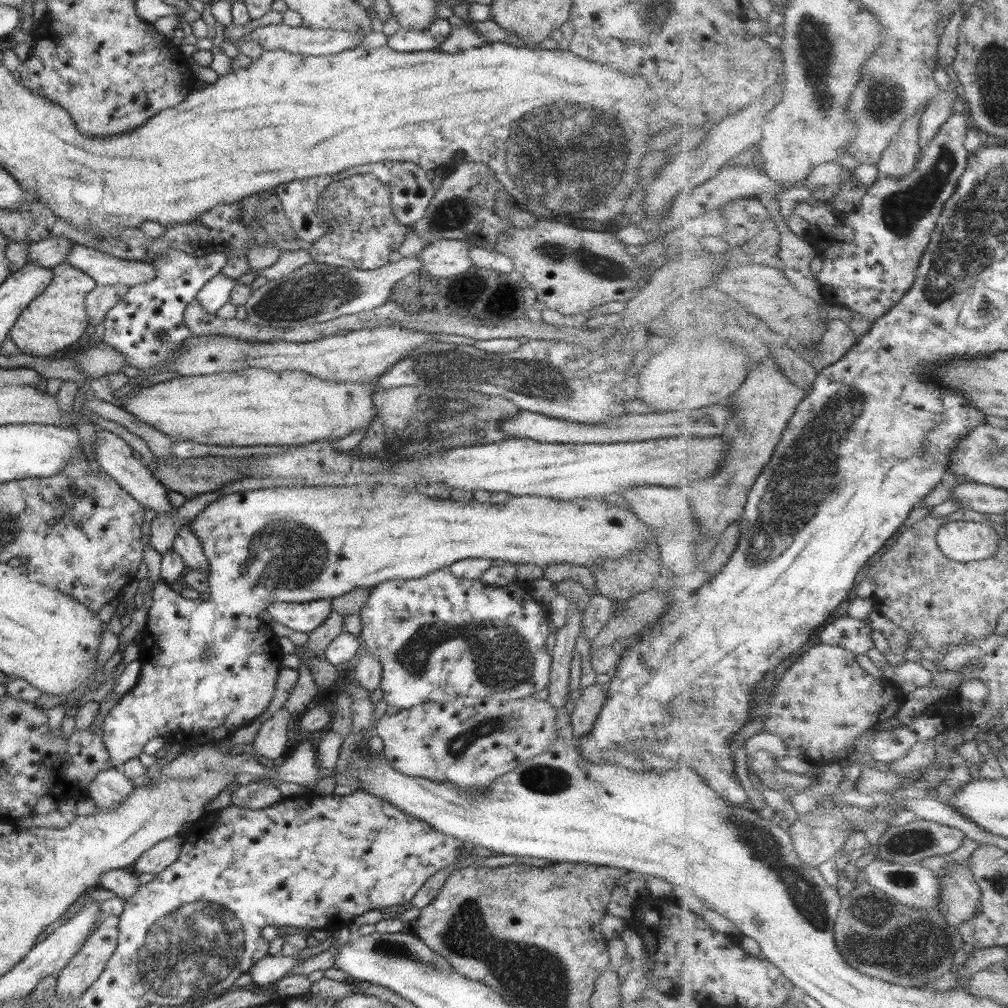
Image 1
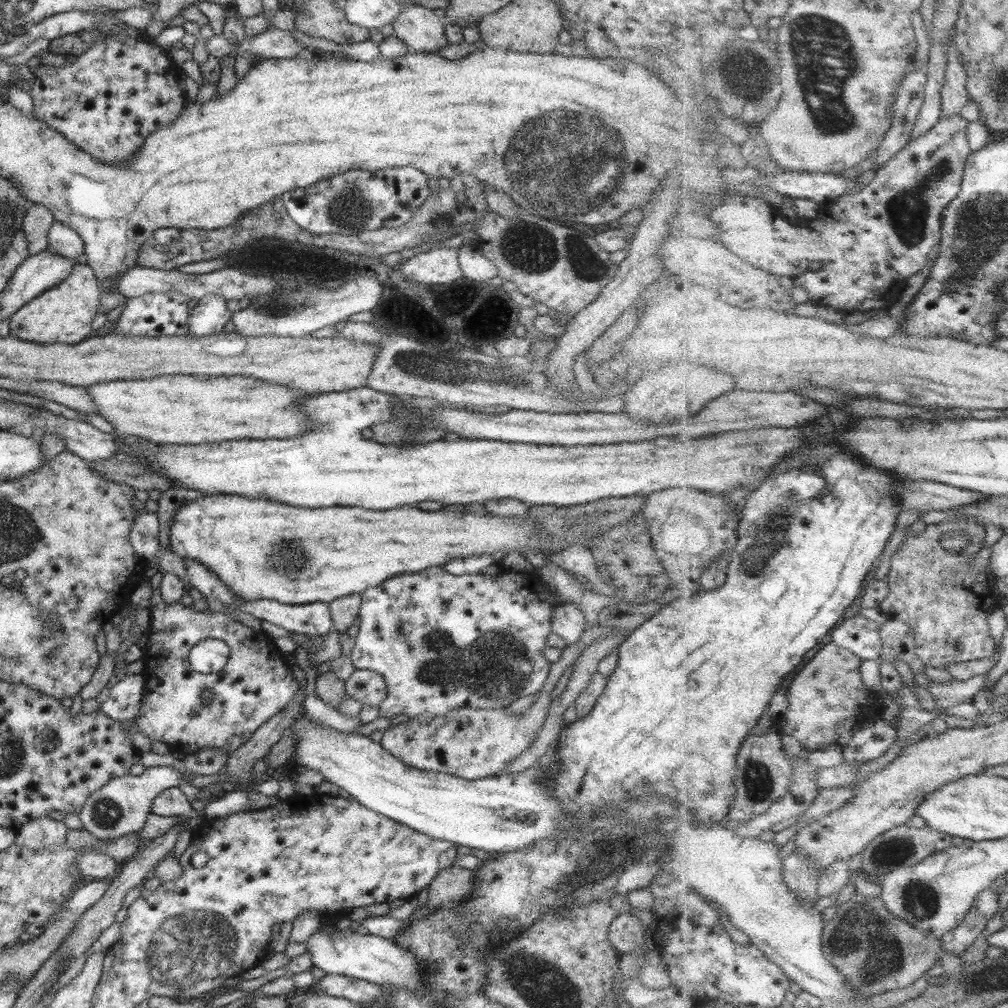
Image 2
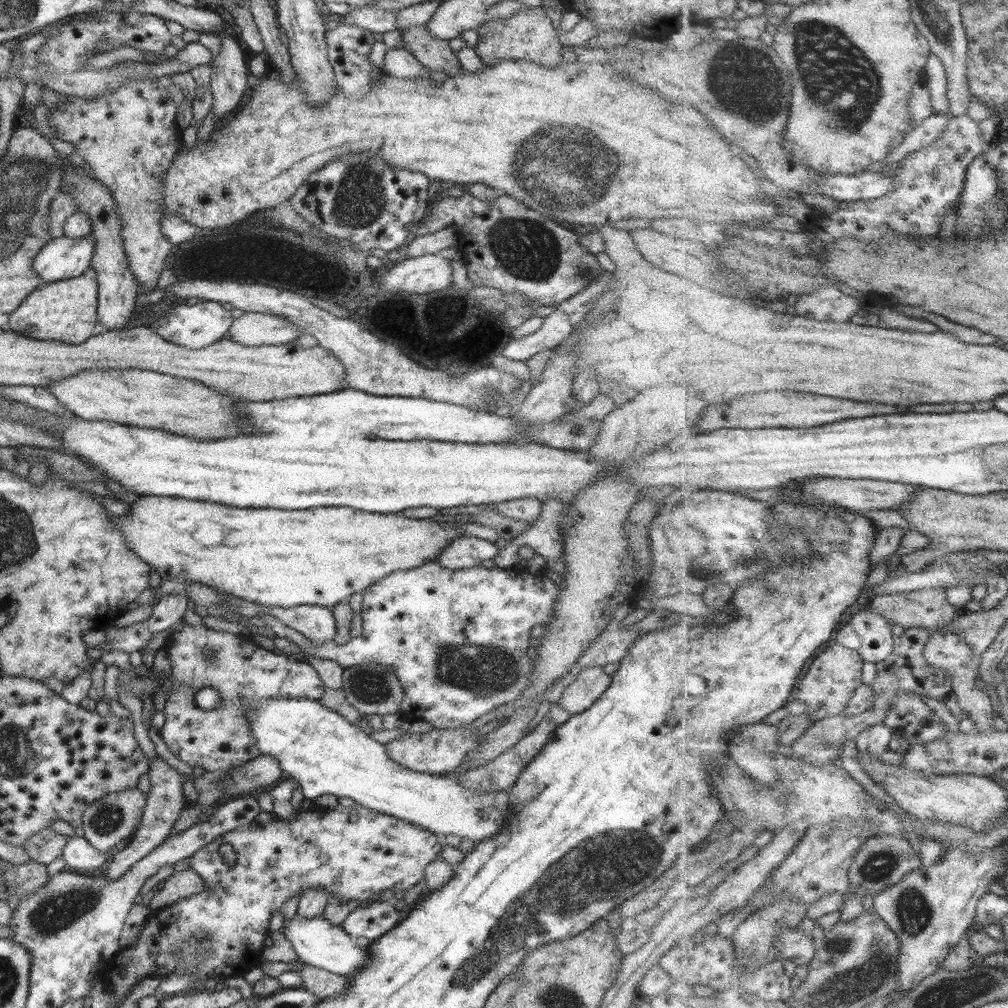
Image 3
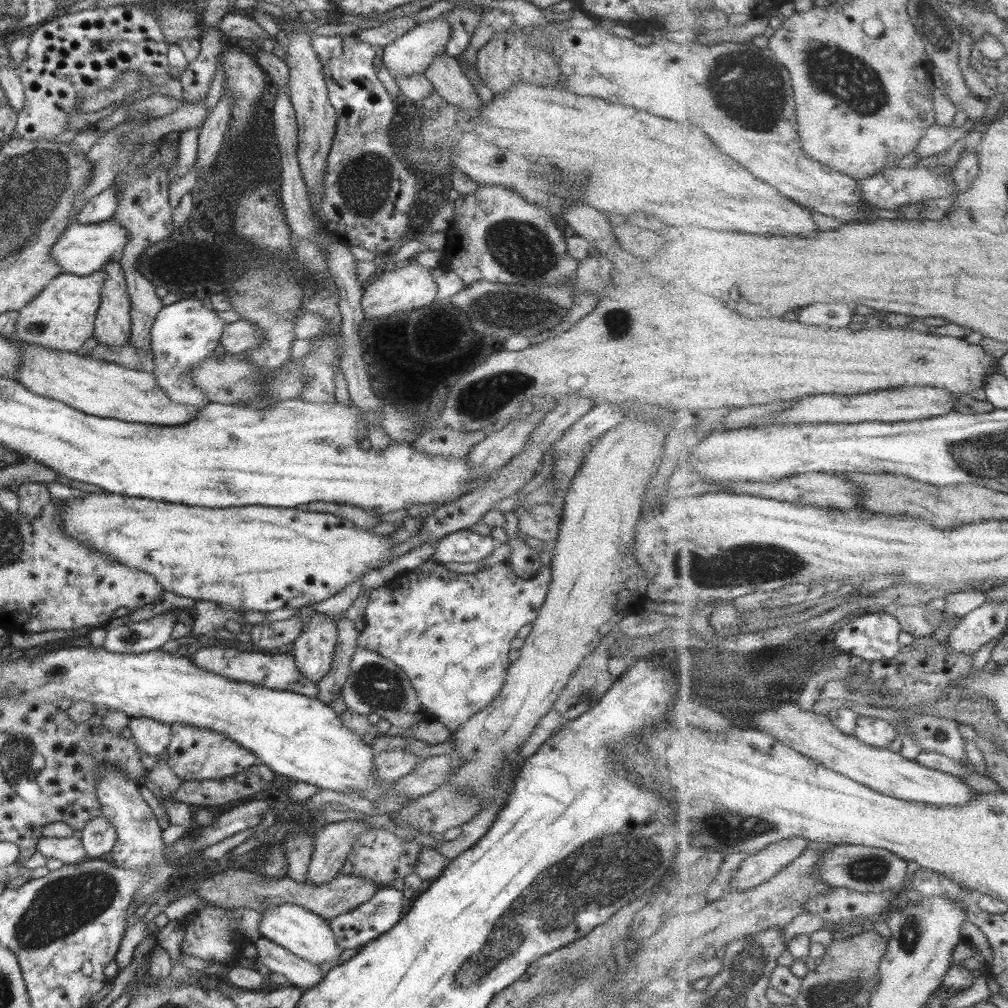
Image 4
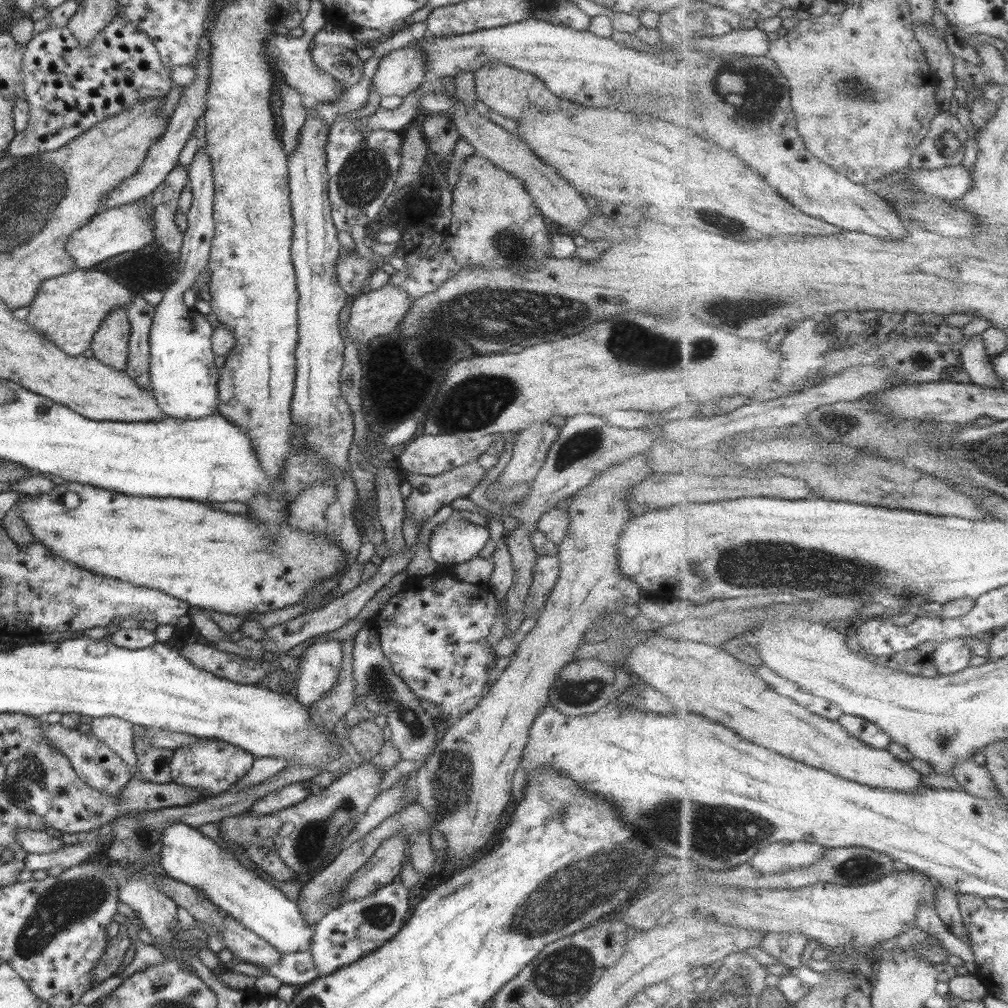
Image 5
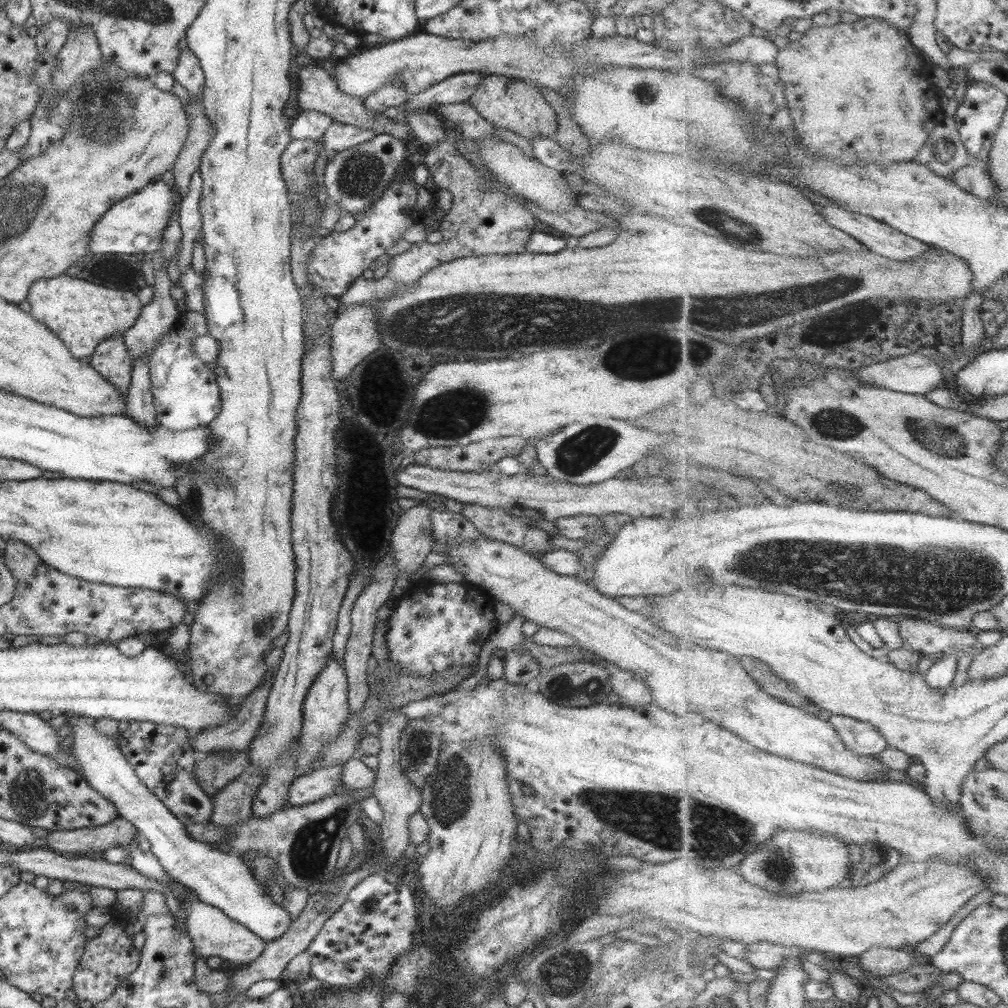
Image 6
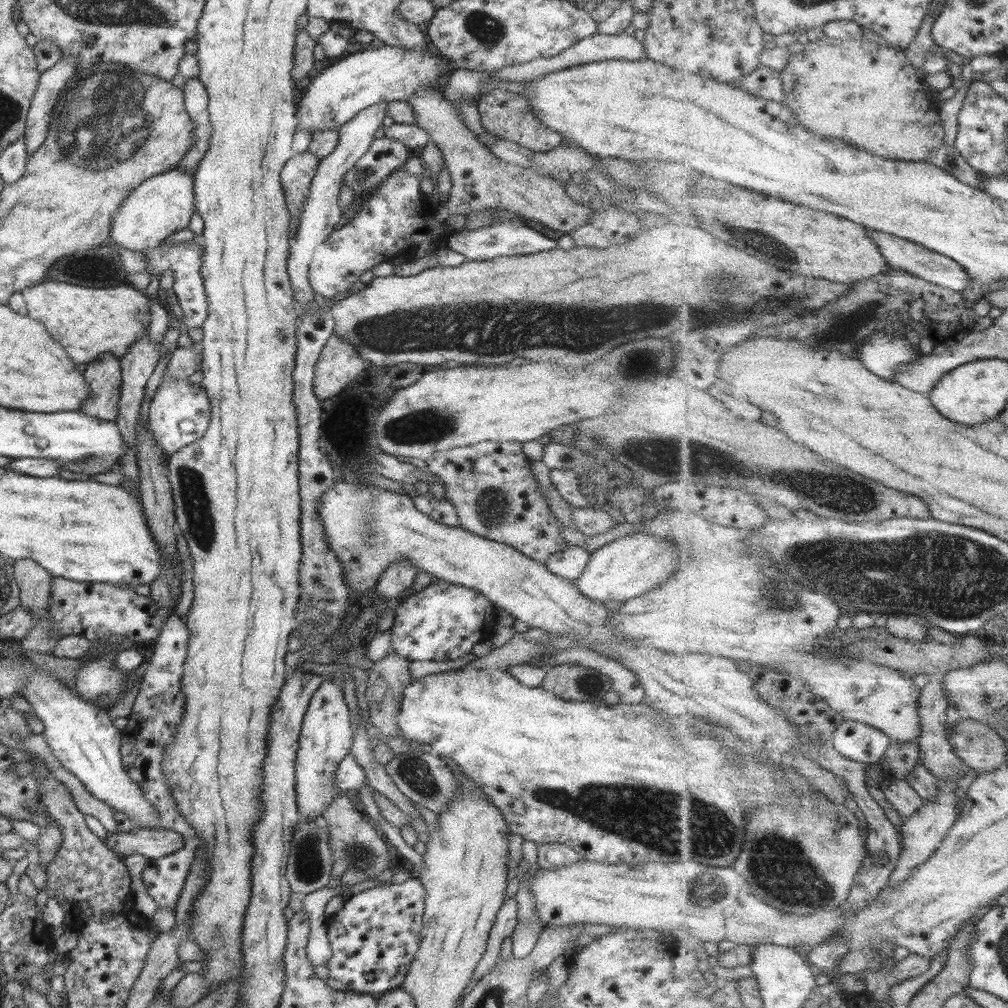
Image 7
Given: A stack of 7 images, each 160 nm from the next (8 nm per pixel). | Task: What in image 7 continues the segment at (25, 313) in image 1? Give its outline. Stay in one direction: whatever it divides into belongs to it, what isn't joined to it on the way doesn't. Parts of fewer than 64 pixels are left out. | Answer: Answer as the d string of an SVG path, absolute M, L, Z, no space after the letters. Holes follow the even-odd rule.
M38 282L33 286L24 287L20 293L27 309L26 315L41 322L51 340L62 346L75 365L91 362L95 357L105 353L112 354L120 361L130 346L144 335L144 330L150 323L150 302L141 290L138 291L132 286L119 285L93 290L85 286L69 286L63 282Z

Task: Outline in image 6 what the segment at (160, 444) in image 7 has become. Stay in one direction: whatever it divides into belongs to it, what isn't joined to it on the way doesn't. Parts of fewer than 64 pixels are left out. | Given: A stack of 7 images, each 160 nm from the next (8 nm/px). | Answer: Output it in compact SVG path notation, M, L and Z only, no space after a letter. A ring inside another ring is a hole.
M176 321L168 335L158 340L148 360L148 375L152 402L157 425L171 432L183 432L197 427L207 427L211 420L220 412L221 402L219 389L215 383L215 373L201 364L196 354L192 353L191 341L195 338L194 331L180 328Z

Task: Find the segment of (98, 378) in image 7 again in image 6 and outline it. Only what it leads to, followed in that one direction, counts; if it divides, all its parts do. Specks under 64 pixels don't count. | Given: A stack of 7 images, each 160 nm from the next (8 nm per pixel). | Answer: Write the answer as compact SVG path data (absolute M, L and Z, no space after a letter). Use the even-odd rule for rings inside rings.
M118 334L100 342L89 360L90 367L123 397L127 396L129 389L132 364L122 336Z

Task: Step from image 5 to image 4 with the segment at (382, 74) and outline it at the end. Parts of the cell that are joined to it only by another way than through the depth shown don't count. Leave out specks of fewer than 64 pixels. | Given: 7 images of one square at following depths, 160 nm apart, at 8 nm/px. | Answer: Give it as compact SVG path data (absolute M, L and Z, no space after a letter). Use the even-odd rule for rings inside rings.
M437 15L433 20L415 25L405 32L405 34L400 35L399 38L383 47L383 54L381 54L382 65L385 66L393 79L398 76L422 74L437 57L444 54L449 37L447 22L444 21L441 15Z

